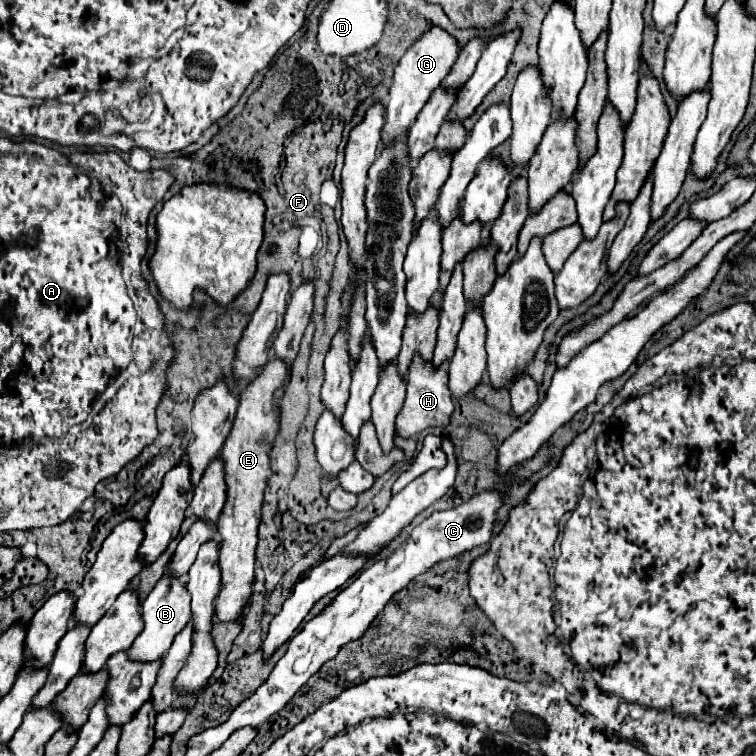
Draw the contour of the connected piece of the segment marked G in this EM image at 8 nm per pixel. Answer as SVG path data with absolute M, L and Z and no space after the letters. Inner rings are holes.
M431 28L429 32L425 32L425 36L421 36L421 40L417 40L405 52L405 56L401 58L401 62L395 68L393 84L389 88L389 98L387 98L387 108L385 108L385 124L381 128L383 146L393 144L395 140L399 140L407 134L409 126L415 122L417 114L427 104L427 100L431 98L437 84L441 84L441 80L449 74L451 66L457 60L457 54L459 54L457 40L441 28Z

